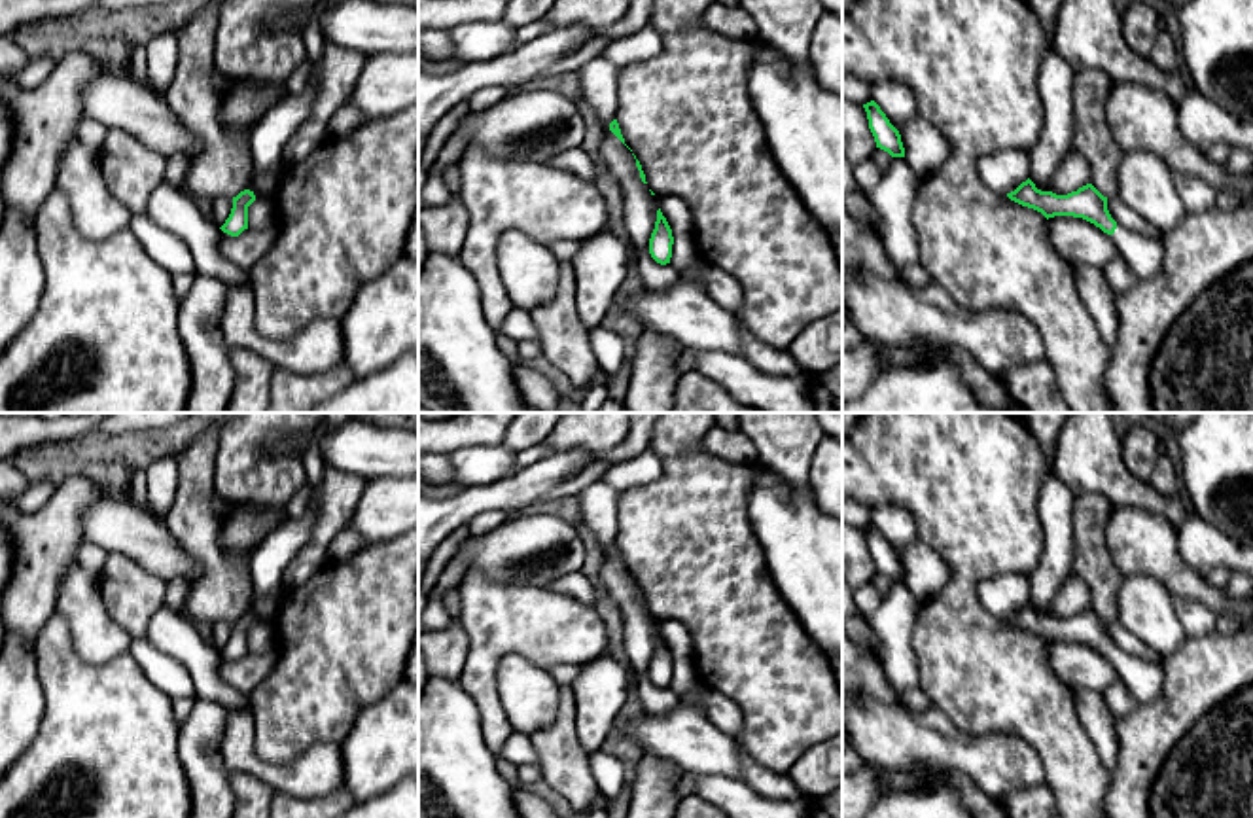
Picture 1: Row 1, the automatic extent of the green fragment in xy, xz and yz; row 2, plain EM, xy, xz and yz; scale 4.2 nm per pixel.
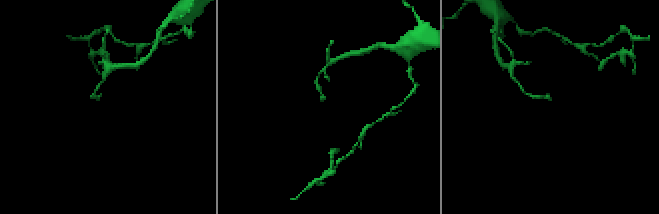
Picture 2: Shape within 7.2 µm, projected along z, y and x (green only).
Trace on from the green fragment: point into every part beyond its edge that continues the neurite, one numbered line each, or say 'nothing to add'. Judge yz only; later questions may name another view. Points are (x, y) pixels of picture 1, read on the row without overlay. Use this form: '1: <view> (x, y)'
1: yz (1144, 678)

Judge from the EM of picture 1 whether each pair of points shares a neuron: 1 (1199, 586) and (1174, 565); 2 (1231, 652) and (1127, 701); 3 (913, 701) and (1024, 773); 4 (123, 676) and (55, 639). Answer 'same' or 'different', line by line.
1: same
2: different
3: different
4: same

